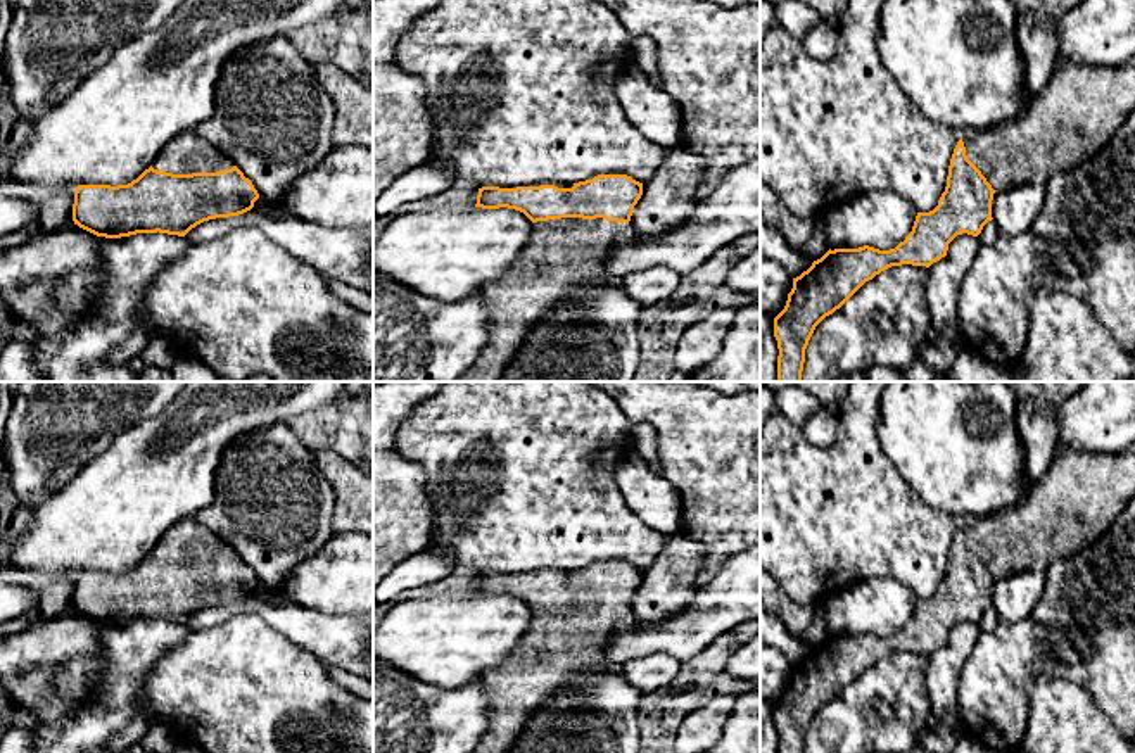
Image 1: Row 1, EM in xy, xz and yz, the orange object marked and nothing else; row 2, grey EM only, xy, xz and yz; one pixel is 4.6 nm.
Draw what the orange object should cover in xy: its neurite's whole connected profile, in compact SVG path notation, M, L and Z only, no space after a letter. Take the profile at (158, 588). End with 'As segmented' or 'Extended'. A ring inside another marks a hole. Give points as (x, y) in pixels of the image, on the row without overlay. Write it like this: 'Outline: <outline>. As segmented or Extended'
Outline: M190 516L128 572L78 572L73 608L105 625L157 618L185 623L204 608L250 598L257 585L252 568Z. Extended

